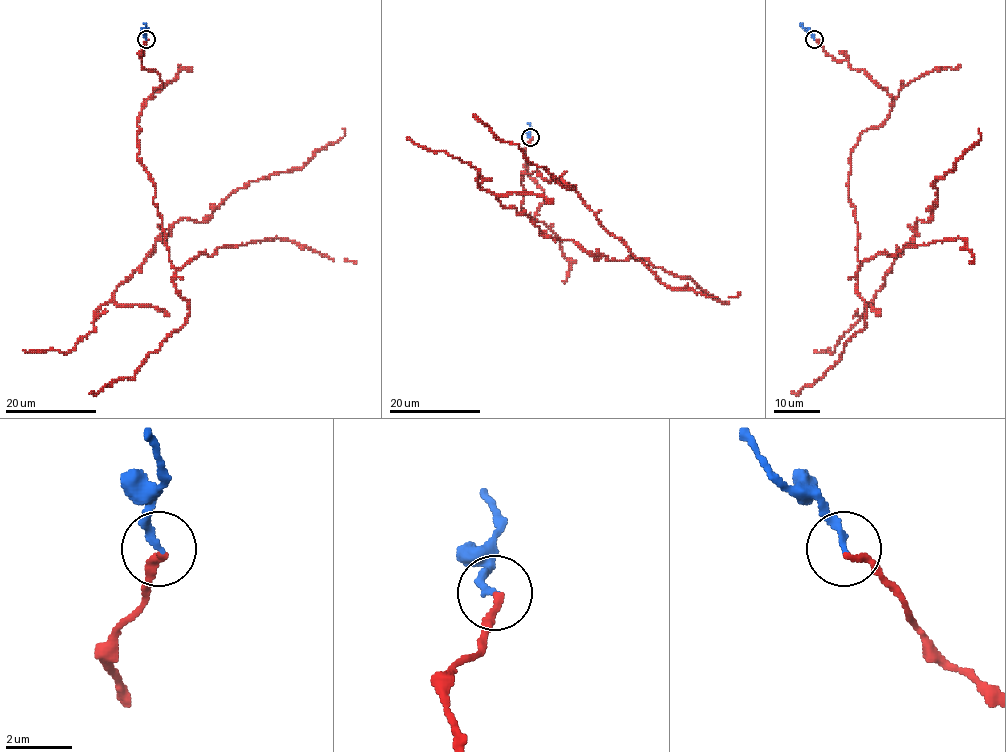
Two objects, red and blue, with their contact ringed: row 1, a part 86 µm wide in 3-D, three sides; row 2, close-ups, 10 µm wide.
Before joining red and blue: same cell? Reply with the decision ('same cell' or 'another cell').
same cell

